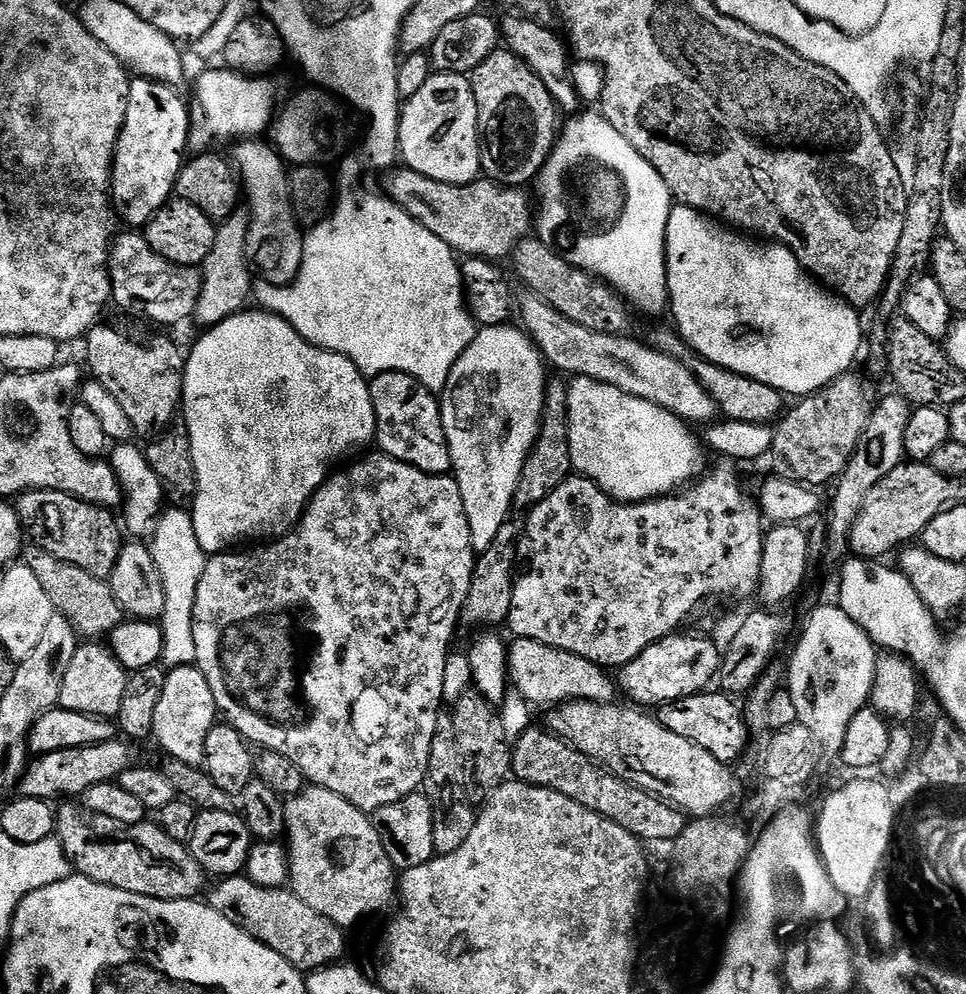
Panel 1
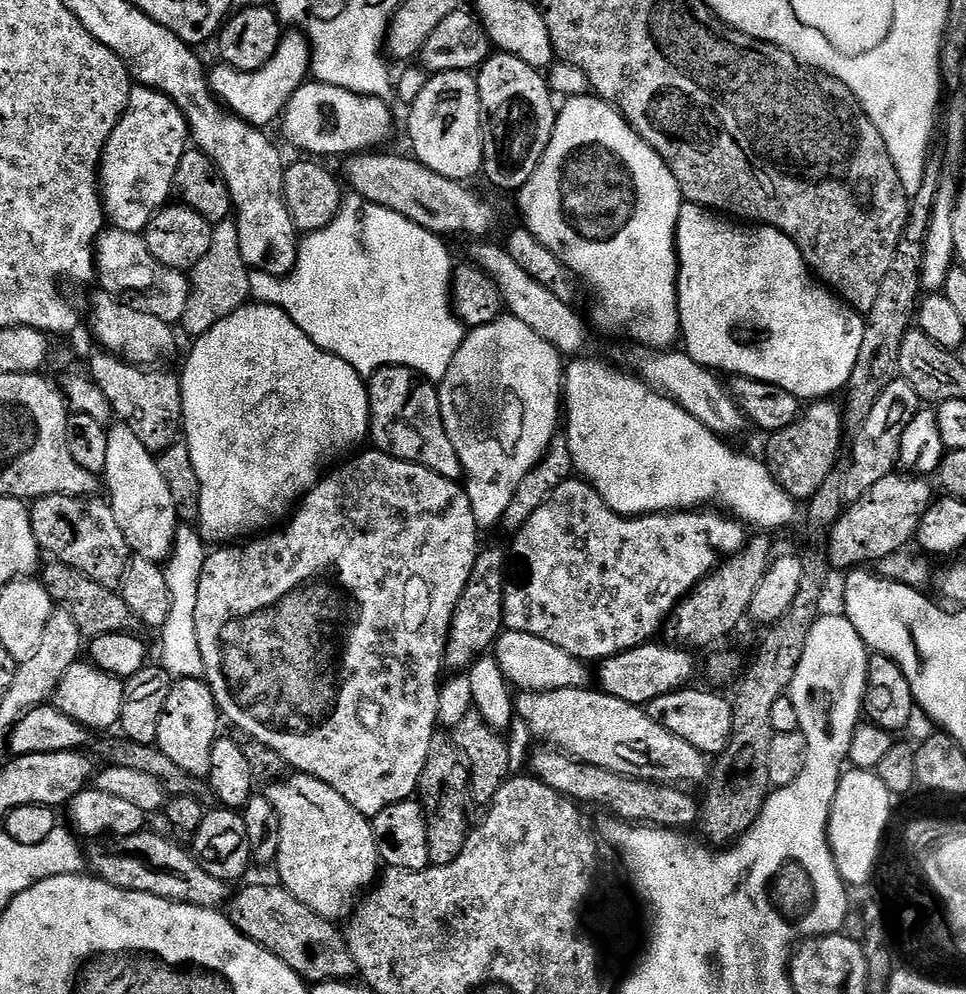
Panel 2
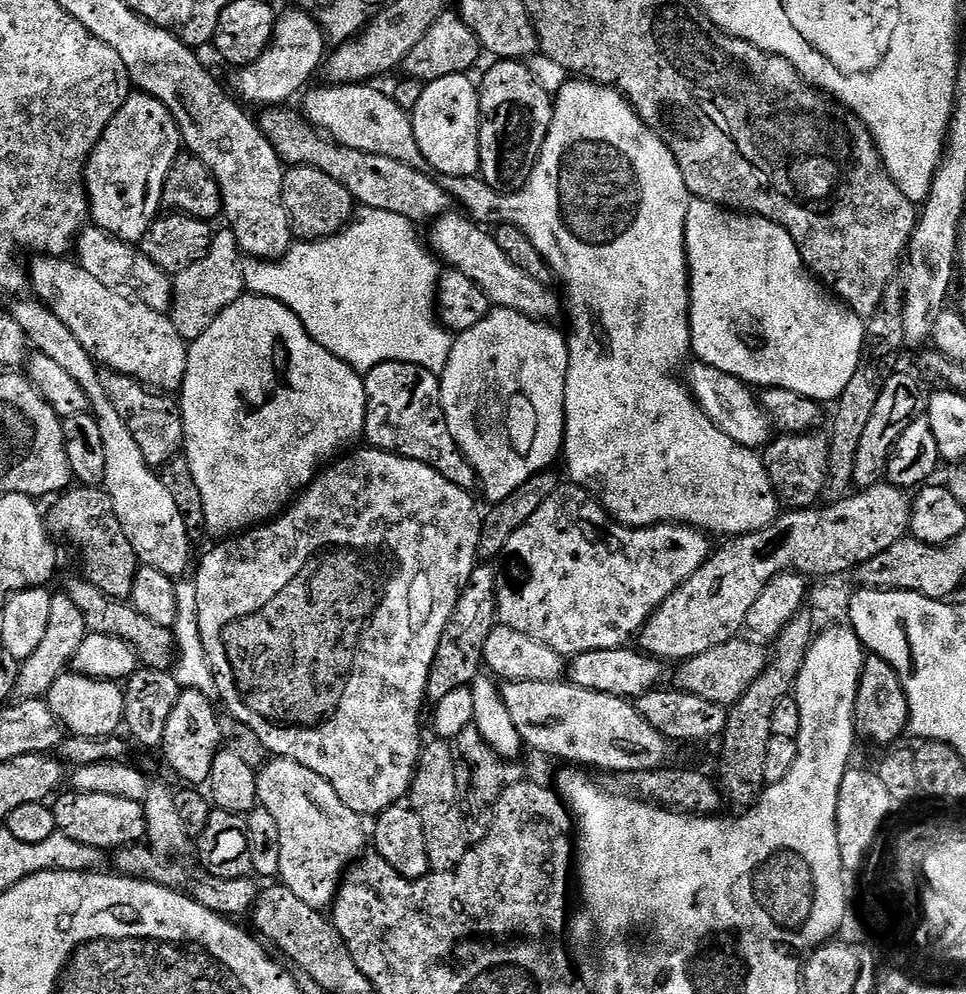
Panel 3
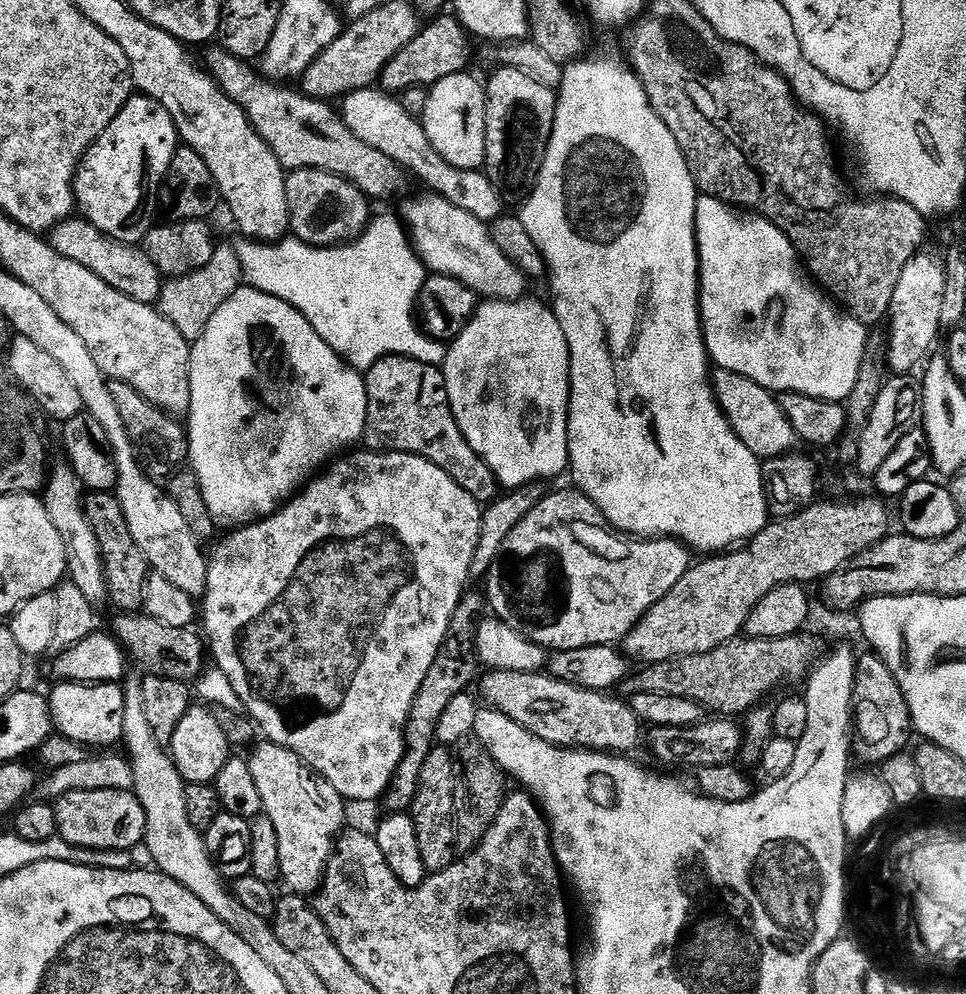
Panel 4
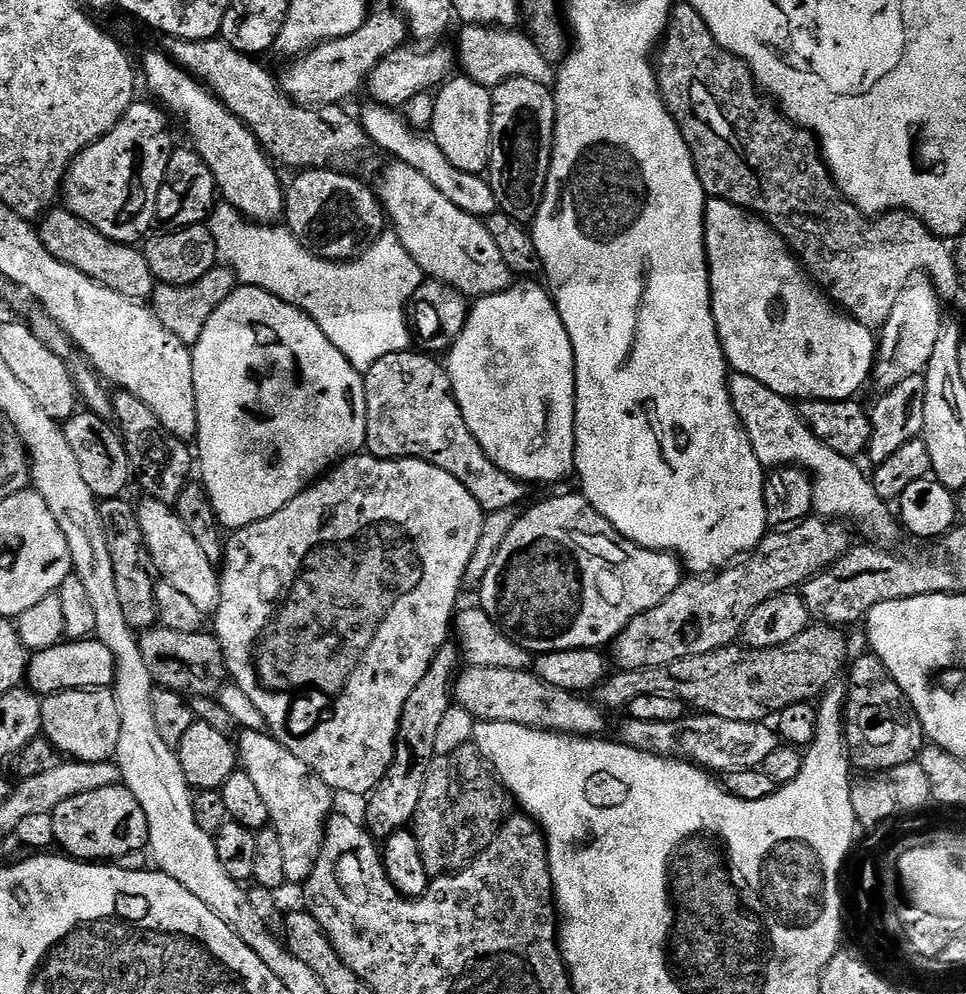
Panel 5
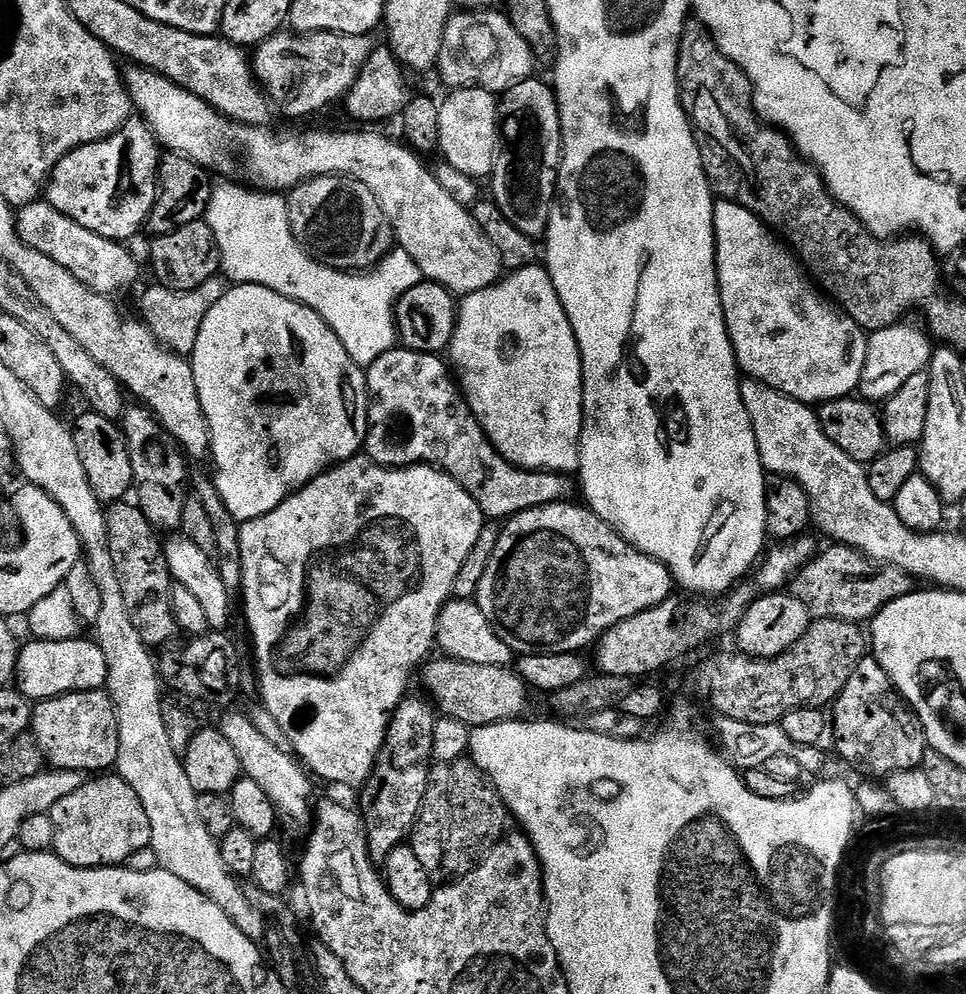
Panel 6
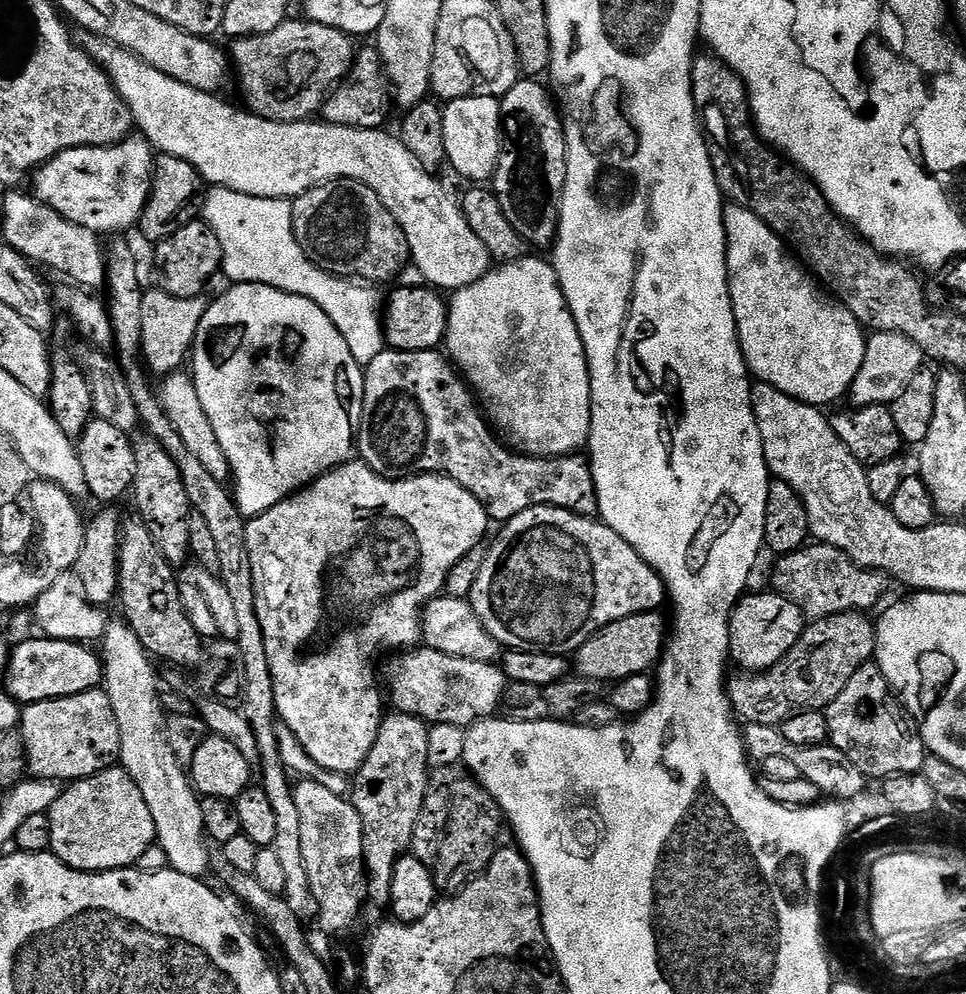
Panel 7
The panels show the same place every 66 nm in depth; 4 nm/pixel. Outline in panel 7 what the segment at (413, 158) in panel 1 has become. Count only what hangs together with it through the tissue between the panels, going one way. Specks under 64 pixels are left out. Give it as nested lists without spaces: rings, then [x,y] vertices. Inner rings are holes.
[[[467,96],[447,101],[444,108],[444,137],[446,160],[468,182],[488,182],[496,175],[502,129],[500,127],[500,101],[495,96]]]

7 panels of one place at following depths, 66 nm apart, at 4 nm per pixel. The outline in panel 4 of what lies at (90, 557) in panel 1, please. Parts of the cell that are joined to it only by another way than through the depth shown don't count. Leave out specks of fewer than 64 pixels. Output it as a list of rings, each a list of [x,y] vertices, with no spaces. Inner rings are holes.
[[[94,492],[84,501],[84,513],[100,543],[100,557],[104,563],[111,607],[116,607],[115,611],[120,614],[139,613],[144,607],[144,584],[149,578],[150,569],[142,550],[138,550],[138,546],[134,546],[134,538],[130,538],[130,526],[126,526],[126,514],[122,514],[122,506],[116,501],[112,492]]]

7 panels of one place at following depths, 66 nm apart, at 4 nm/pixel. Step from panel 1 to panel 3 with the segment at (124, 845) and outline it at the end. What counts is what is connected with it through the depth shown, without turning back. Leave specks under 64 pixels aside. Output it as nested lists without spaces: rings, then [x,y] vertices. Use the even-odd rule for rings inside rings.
[[[147,843],[129,844],[127,848],[121,848],[115,853],[114,868],[121,876],[132,876],[135,880],[149,880],[155,884],[166,886],[175,892],[183,892],[194,902],[198,902],[202,906],[209,908],[211,912],[217,912],[218,915],[225,918],[237,918],[236,916],[247,917],[249,913],[256,907],[256,899],[260,896],[261,885],[256,885],[257,881],[252,876],[243,876],[242,878],[214,878],[214,874],[210,874],[205,868],[201,868],[199,863],[183,864],[185,861],[180,858],[169,858],[158,853]]]

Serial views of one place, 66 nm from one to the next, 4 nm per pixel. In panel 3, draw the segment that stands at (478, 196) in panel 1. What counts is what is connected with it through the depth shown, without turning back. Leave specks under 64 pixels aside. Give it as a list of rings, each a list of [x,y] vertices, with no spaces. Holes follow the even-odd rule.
[[[268,106],[261,112],[264,113],[258,116],[260,130],[285,165],[320,168],[322,174],[346,186],[357,205],[379,212],[402,214],[417,226],[436,221],[451,209],[448,207],[453,207],[454,201],[443,183],[435,175],[427,176],[424,168],[415,168],[394,158],[382,158],[378,154],[366,154],[362,150],[337,144],[315,128],[297,109],[296,113],[292,106]]]

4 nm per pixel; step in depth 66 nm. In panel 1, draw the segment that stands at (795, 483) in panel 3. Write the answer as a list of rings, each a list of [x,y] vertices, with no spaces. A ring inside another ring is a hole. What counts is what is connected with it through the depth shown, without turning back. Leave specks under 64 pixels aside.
[[[845,374],[831,380],[825,388],[797,399],[793,403],[796,405],[793,408],[791,405],[783,413],[772,433],[770,449],[771,471],[780,479],[793,480],[796,484],[811,486],[816,490],[820,490],[823,484],[831,485],[839,481],[878,400],[878,396],[864,385],[863,375],[852,375]]]

